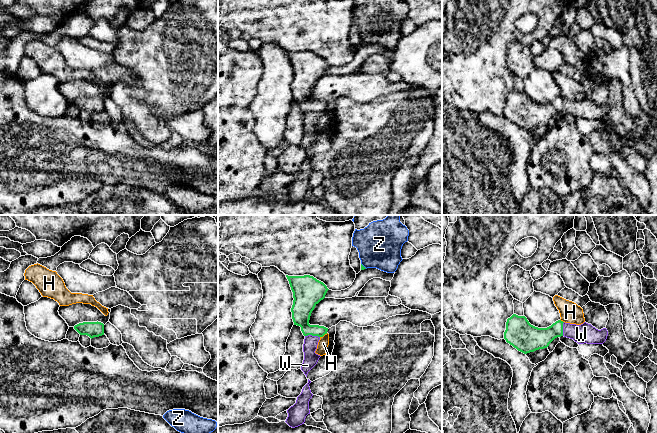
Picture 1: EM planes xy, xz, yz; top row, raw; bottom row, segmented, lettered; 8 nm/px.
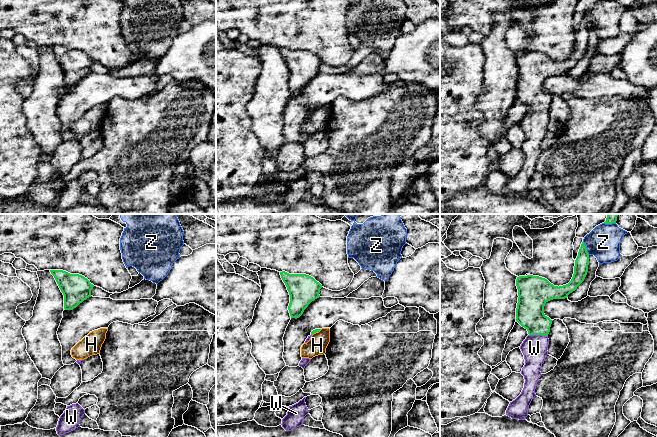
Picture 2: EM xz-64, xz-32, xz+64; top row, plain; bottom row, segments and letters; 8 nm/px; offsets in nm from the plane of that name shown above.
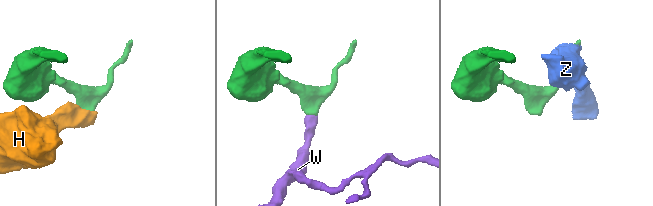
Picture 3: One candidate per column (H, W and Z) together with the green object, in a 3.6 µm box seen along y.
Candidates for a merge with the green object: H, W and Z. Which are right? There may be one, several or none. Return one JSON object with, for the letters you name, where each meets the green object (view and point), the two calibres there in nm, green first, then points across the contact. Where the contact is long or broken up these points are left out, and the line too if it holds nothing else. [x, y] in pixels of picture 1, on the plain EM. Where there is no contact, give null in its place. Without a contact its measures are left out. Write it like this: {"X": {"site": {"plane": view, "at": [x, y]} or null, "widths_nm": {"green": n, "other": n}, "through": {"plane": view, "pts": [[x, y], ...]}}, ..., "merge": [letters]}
{"W": {"site": {"plane": "xz", "at": [312, 111]}, "widths_nm": {"green": 170, "other": 110}}, "merge": ["W"]}

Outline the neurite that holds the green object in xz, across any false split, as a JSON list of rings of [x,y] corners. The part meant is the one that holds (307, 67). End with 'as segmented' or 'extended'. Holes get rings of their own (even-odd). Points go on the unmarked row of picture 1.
[[[286,51],[293,68],[291,84],[294,101],[300,102],[305,112],[303,120],[304,136],[301,146],[307,153],[308,148],[317,140],[320,131],[316,130],[318,118],[327,110],[328,104],[319,101],[310,101],[309,96],[315,82],[325,74],[327,62],[310,51]]] | extended

